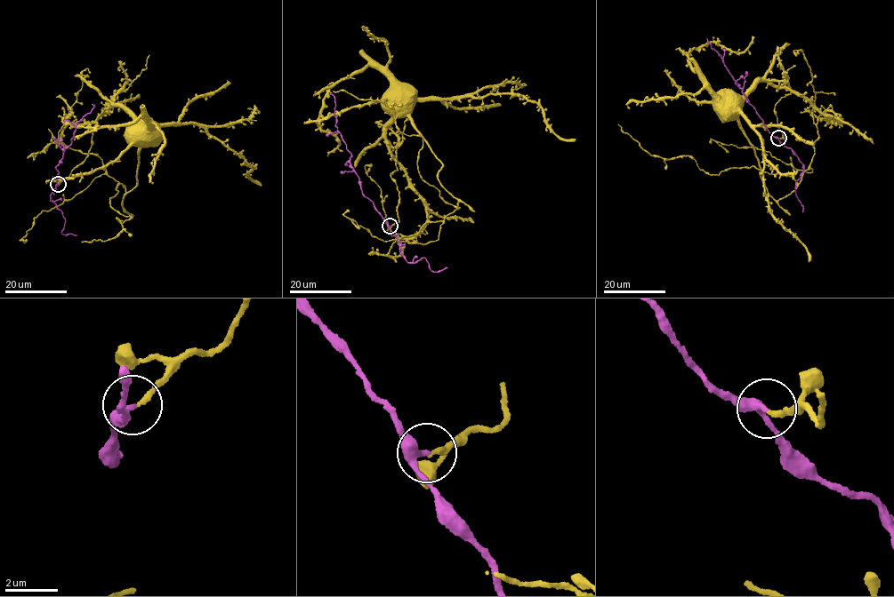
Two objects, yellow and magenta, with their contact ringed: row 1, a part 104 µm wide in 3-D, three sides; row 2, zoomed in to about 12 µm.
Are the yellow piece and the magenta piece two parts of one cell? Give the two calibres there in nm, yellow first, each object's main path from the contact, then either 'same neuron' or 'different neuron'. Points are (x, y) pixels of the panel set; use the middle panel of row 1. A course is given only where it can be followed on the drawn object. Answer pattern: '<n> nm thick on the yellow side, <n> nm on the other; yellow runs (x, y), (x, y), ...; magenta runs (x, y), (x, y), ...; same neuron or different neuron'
180 nm thick on the yellow side, 240 nm on the other; yellow runs (390, 226), (398, 221), (399, 192), (390, 178), (397, 170), (386, 134), (396, 113), (390, 90), (401, 91); magenta runs (390, 226), (373, 202), (363, 195), (349, 161), (351, 154), (335, 126), (335, 103), (329, 93); same neuron

